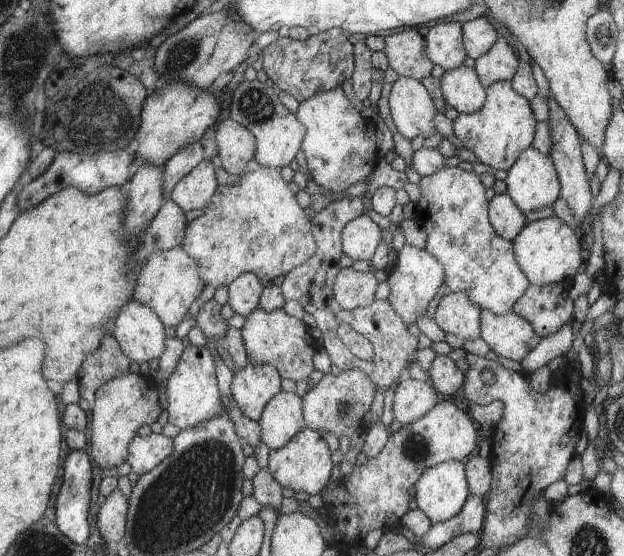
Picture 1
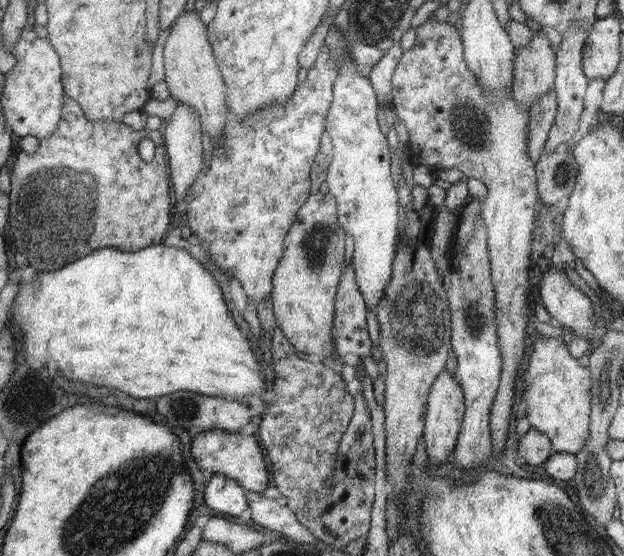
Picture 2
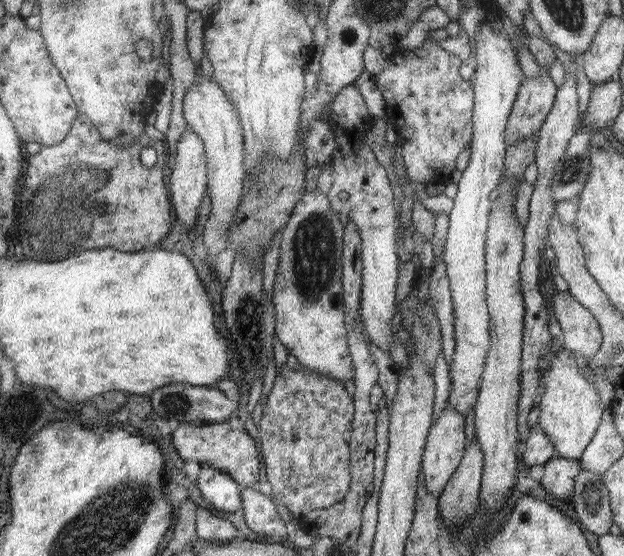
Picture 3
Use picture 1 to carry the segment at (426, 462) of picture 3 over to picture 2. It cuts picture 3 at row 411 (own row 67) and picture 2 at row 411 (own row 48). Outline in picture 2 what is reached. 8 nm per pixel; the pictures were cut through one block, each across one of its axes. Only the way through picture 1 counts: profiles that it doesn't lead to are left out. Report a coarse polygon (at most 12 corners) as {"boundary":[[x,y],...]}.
{"boundary":[[449,370],[432,386],[424,446],[432,464],[454,454],[466,397]]}

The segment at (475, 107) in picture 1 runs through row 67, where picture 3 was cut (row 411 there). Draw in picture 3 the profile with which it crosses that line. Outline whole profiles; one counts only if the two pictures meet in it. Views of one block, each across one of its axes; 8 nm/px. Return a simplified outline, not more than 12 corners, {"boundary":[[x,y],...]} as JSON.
{"boundary":[[476,23],[475,138],[448,215],[455,356],[447,404],[475,412],[491,348],[487,228],[525,80]]}

